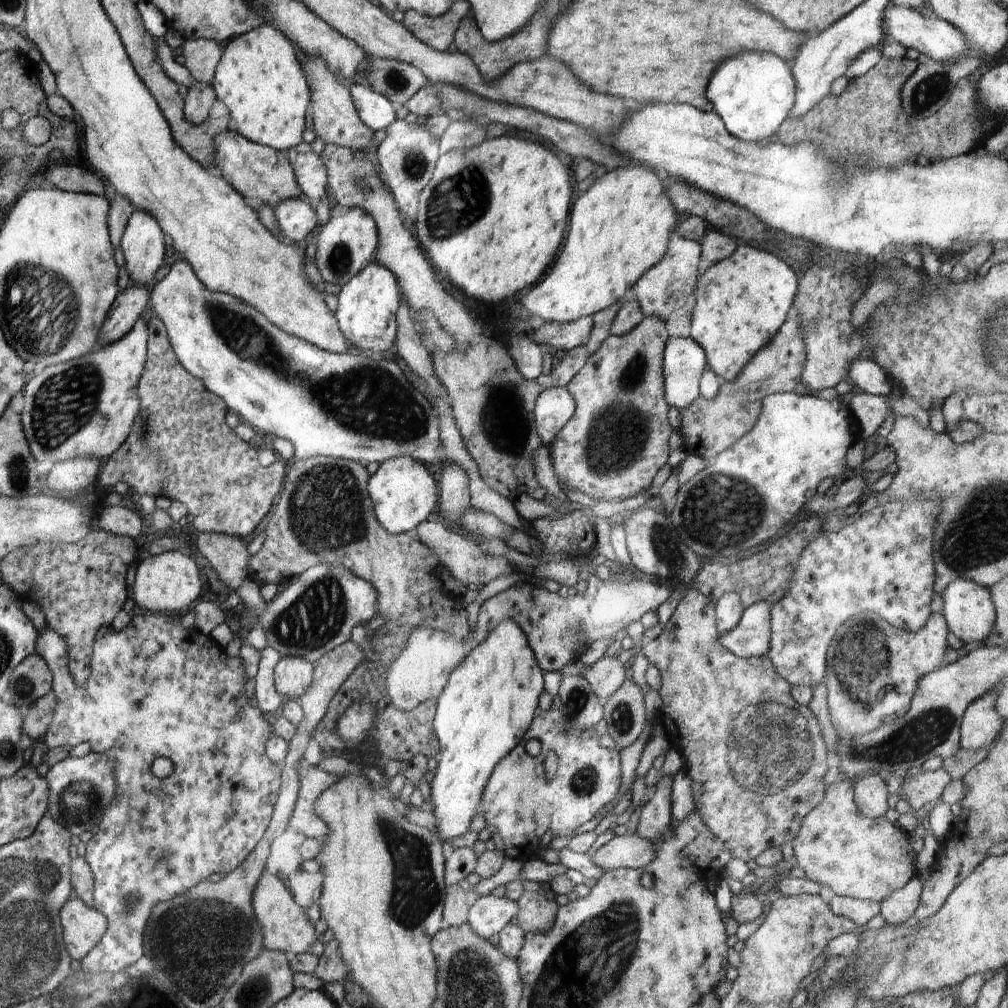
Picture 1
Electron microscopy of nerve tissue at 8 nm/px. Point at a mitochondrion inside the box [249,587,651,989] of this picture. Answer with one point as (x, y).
(416, 891)

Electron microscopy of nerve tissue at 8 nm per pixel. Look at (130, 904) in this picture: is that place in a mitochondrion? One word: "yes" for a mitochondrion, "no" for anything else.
yes

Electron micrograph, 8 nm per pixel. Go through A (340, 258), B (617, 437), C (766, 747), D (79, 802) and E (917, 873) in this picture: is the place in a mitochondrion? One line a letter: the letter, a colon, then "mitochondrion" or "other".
A: mitochondrion
B: mitochondrion
C: mitochondrion
D: mitochondrion
E: other

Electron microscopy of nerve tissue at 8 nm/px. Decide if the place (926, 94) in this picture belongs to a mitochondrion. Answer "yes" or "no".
yes

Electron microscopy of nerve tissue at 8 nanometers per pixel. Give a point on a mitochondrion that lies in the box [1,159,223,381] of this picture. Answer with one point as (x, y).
(64, 304)

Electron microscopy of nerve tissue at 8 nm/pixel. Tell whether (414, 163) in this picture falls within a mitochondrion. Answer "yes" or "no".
yes

